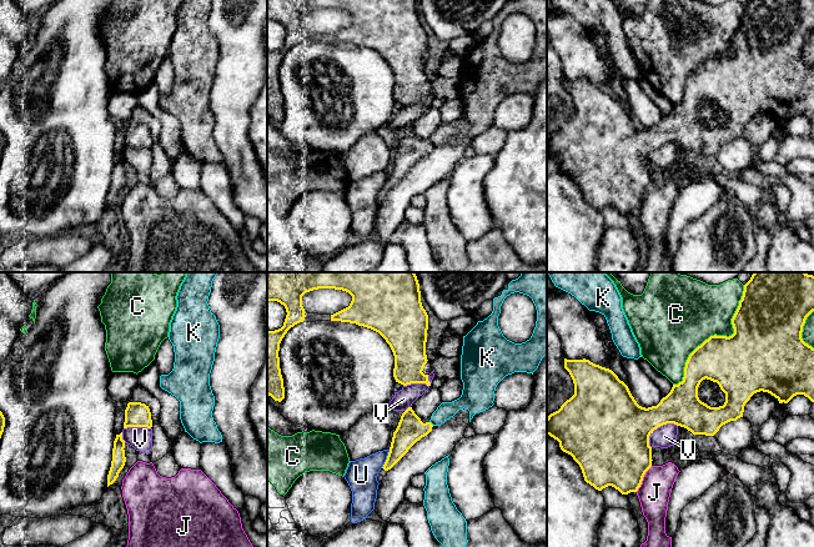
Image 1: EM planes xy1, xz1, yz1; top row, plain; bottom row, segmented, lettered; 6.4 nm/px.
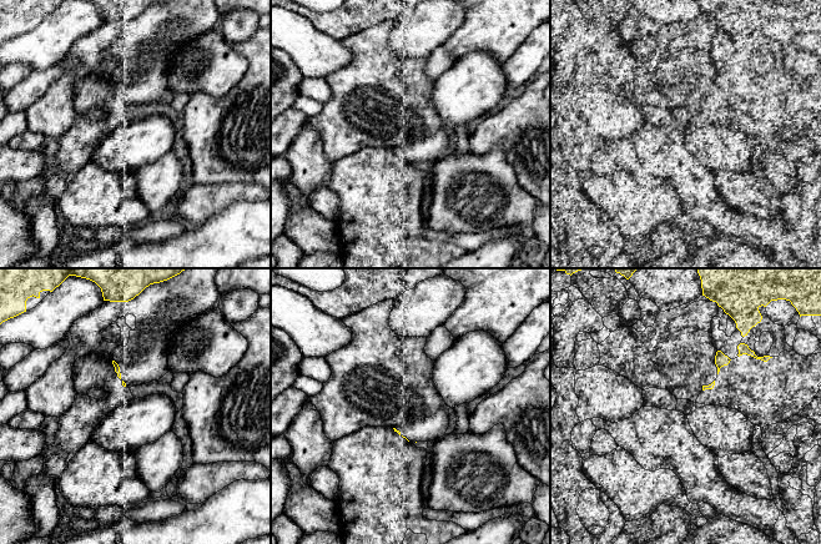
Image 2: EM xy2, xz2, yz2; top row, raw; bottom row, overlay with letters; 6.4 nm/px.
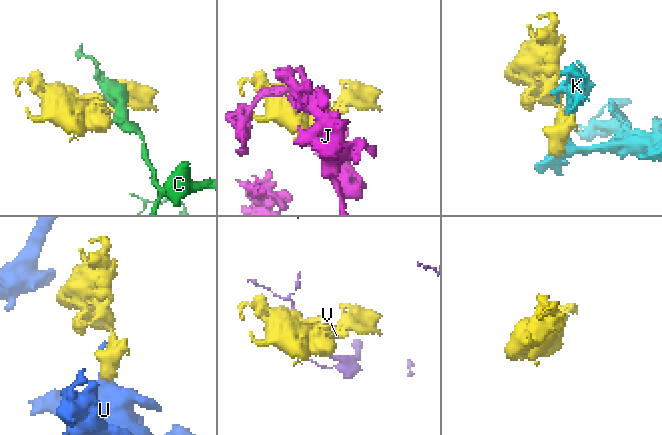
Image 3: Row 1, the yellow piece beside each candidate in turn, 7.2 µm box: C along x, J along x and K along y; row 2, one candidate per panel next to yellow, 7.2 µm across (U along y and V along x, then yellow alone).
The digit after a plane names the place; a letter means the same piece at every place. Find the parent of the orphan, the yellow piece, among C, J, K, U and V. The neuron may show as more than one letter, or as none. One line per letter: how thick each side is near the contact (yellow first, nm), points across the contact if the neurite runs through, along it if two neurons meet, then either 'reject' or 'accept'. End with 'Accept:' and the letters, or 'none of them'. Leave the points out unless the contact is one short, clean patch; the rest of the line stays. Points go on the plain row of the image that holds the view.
C: 400/420 nm | reject
J: 460/200 nm | along yz1 (652, 186), (636, 211) | reject
K: 170/110 nm | reject
U: 170/200 nm | reject
V: 400/140 nm | along yz1 (677, 145), (663, 144), (658, 146), (649, 156), (648, 165) | reject
Accept: none of them

